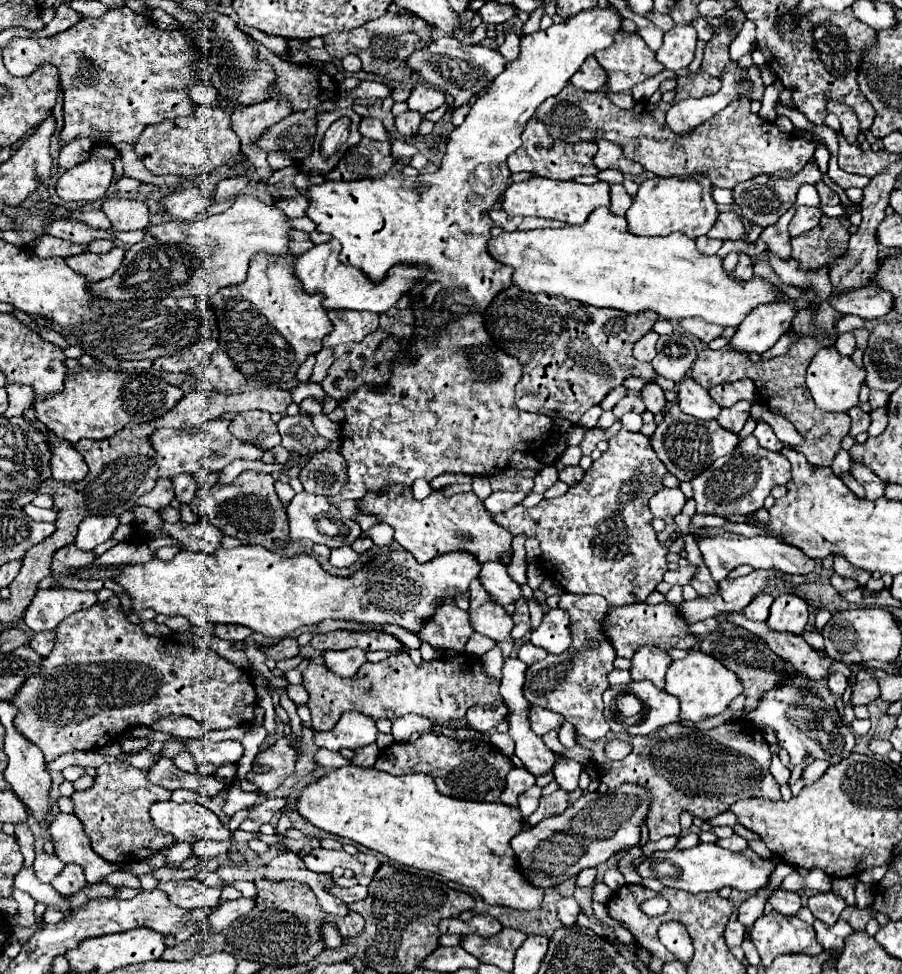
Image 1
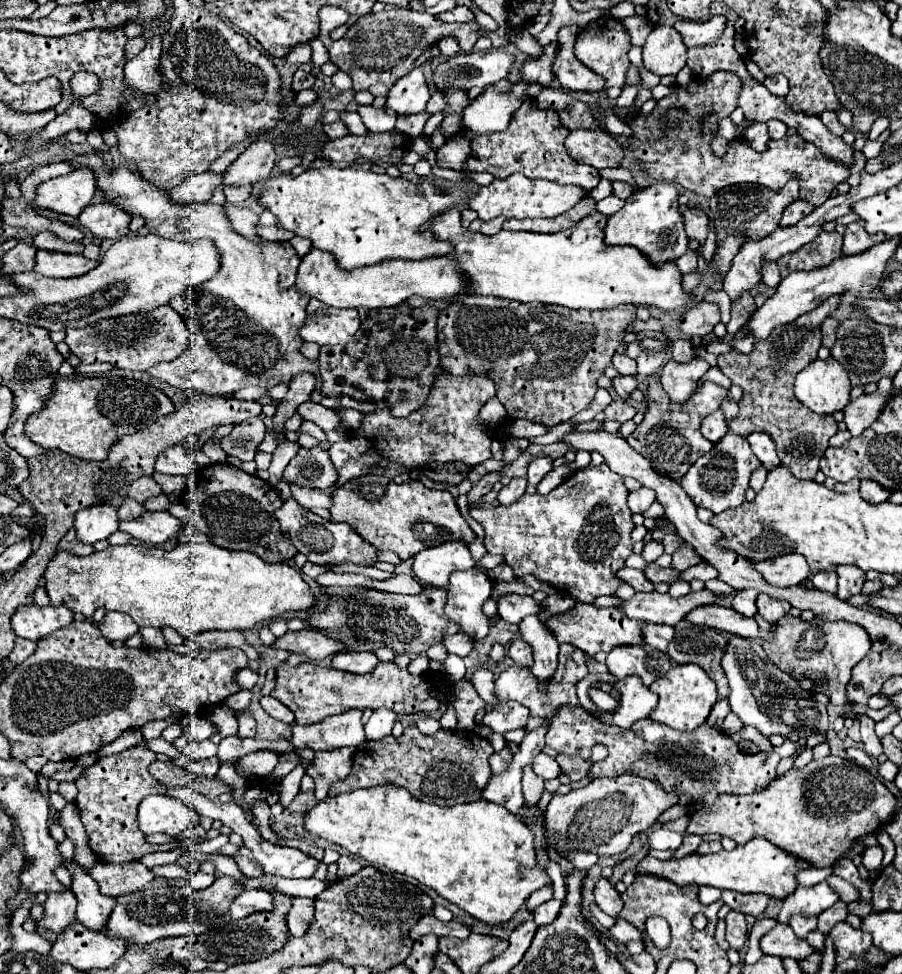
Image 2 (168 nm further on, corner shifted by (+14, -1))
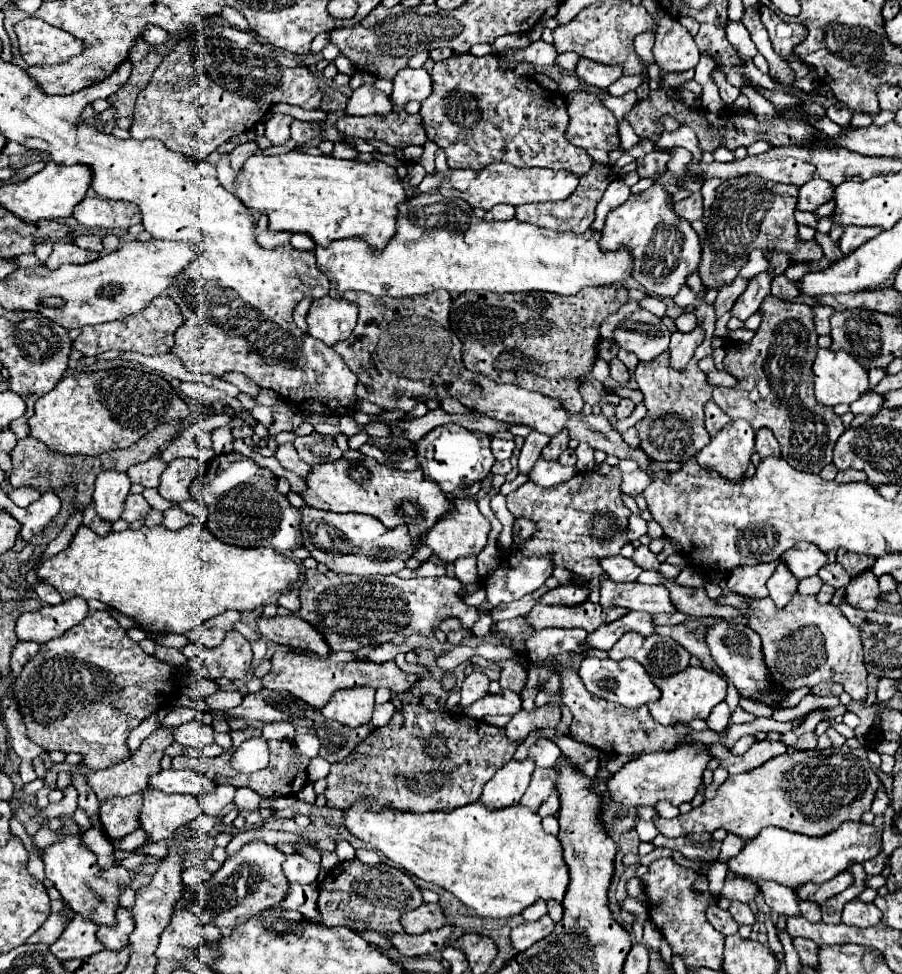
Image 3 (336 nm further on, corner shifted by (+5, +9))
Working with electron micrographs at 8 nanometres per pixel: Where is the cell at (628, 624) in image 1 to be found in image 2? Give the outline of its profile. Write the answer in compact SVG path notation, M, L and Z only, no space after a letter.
M576 602L574 608L570 608L564 614L544 620L544 624L558 642L568 642L588 654L596 654L600 650L610 652L614 646L622 646L622 644L644 644L642 642L642 622L626 618L626 614L622 614L616 608L596 608L592 604Z

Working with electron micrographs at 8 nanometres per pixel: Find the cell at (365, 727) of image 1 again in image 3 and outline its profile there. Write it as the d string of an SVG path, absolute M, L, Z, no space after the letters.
M351 688L335 692L325 708L321 708L321 716L325 720L337 720L343 726L357 728L369 724L371 712L375 706L375 690L373 688Z

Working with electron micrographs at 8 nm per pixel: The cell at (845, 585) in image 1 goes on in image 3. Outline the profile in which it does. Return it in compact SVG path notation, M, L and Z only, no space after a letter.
M829 562L819 570L819 576L825 584L831 584L833 588L845 588L851 582L851 574L837 562Z

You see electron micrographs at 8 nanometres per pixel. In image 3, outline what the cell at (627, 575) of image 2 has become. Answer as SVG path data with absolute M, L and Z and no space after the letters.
M623 556L603 558L601 566L603 566L605 574L609 574L609 578L615 582L637 582L639 574L643 572L643 568L635 566L635 562L631 558L623 558Z

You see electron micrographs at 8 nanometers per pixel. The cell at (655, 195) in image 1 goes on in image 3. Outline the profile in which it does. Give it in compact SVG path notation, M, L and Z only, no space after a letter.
M653 184L641 194L631 194L625 204L609 212L599 246L601 250L629 246L635 258L633 278L649 294L659 294L663 298L673 298L681 284L685 284L687 276L697 270L701 260L701 242L697 232L691 228L689 220L675 214L673 198L661 184Z

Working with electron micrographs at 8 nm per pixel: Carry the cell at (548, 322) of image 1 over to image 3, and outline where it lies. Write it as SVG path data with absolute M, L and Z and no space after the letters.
M619 286L585 288L575 296L547 292L491 294L463 292L451 304L451 328L463 344L463 364L493 382L515 384L561 400L571 414L581 412L581 376L591 374L601 340L601 322L629 302L629 290Z

